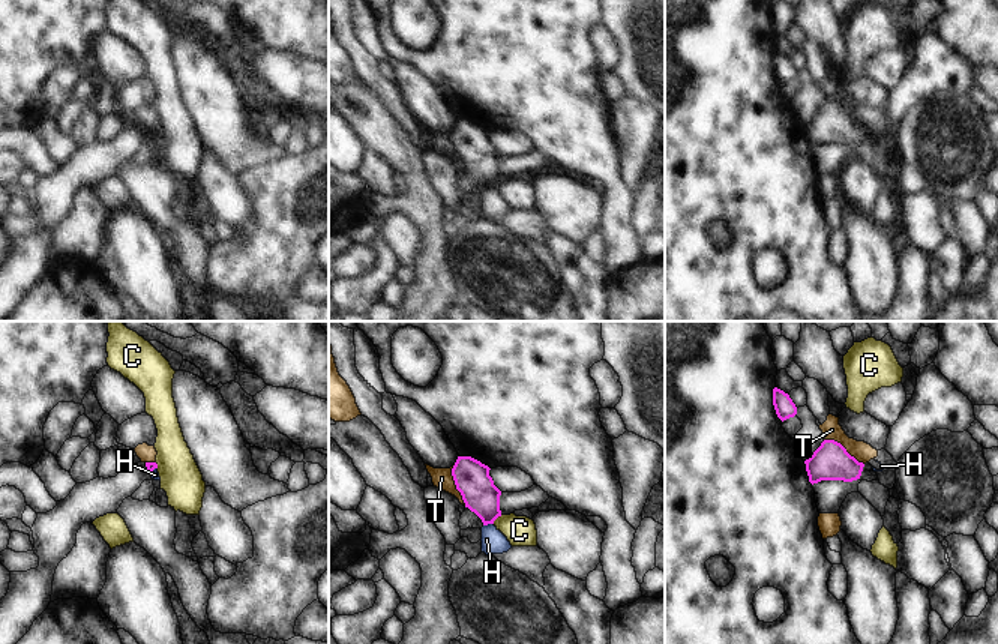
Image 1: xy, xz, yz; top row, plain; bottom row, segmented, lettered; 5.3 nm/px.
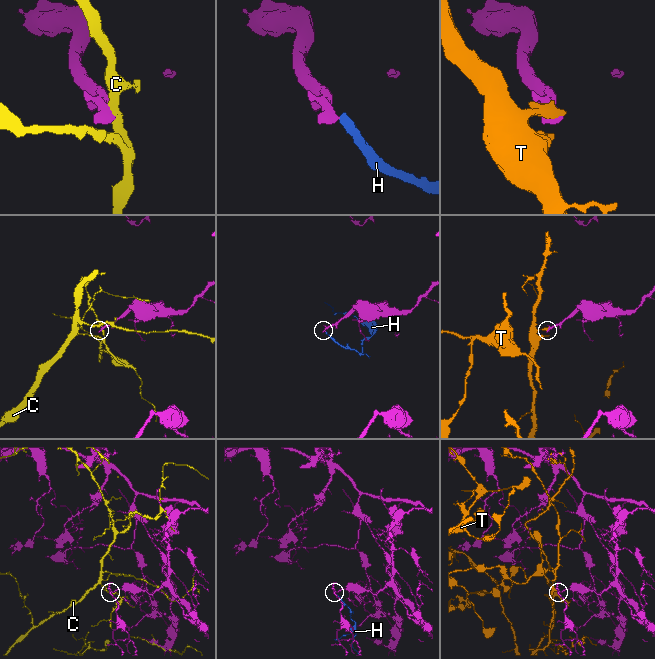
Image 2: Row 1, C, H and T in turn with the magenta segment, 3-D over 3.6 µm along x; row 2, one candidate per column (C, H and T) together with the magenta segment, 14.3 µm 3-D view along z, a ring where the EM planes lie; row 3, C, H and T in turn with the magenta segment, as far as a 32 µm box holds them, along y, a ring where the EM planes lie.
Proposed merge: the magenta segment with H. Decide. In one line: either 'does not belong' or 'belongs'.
does not belong

